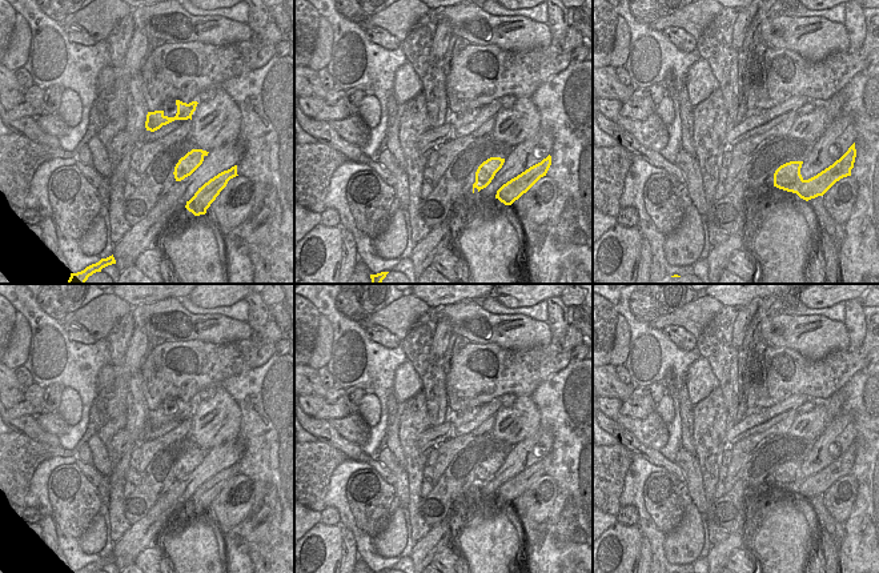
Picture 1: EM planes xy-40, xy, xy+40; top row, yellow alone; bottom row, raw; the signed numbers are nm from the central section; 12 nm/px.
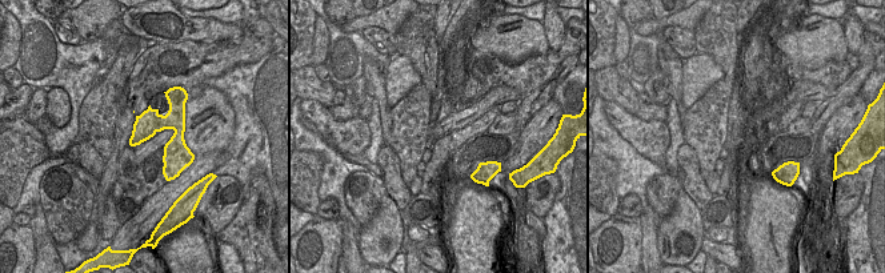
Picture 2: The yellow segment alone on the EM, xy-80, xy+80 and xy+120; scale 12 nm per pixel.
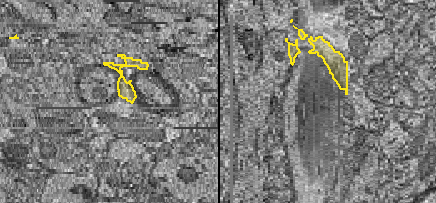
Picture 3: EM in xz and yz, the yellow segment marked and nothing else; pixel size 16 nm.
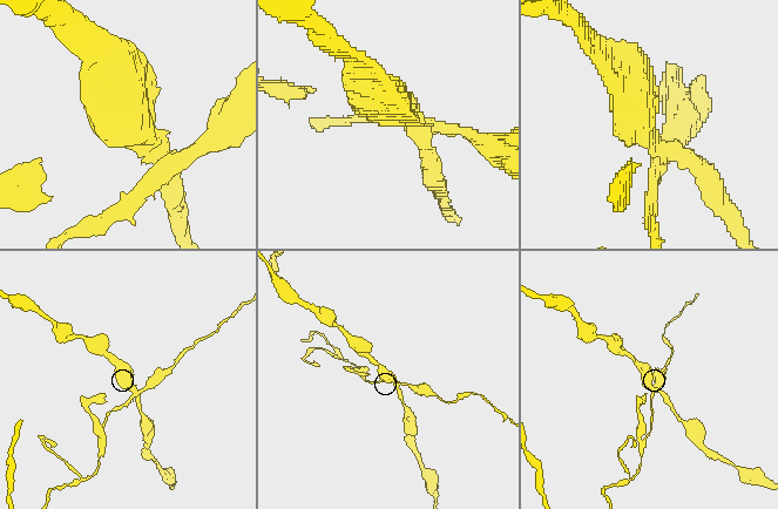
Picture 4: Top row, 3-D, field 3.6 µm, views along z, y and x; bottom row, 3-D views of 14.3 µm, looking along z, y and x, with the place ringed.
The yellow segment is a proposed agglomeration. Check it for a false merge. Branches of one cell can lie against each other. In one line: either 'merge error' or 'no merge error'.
merge error

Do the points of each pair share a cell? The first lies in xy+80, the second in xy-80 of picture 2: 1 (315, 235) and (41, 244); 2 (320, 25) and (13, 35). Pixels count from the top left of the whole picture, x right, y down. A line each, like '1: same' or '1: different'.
1: different
2: same

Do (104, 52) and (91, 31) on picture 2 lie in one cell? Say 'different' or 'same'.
different

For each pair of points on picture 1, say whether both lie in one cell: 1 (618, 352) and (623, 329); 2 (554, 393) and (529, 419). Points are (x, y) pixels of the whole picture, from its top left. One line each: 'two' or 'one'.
1: one
2: two

